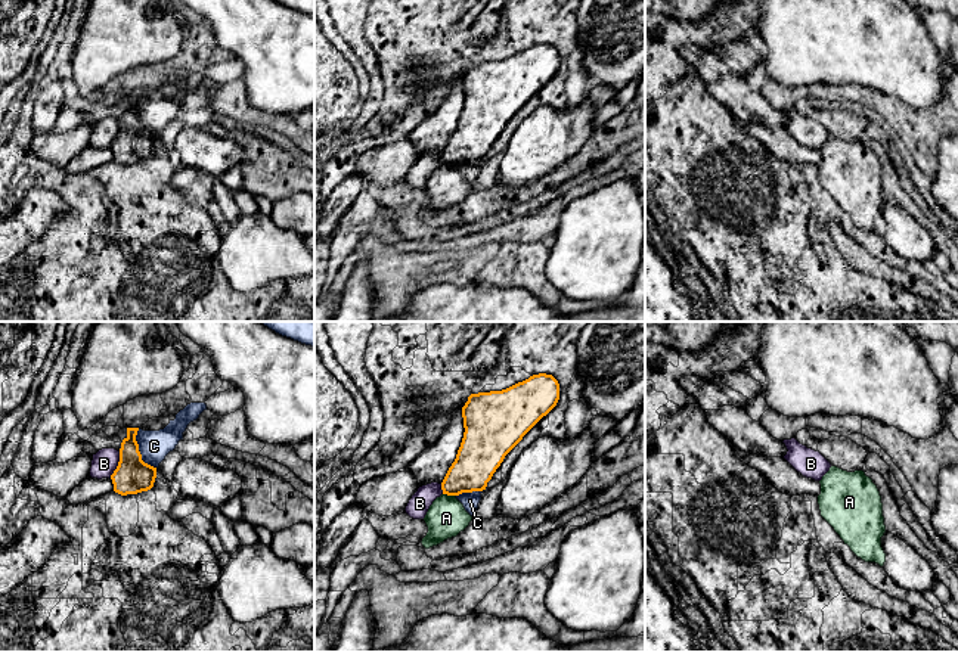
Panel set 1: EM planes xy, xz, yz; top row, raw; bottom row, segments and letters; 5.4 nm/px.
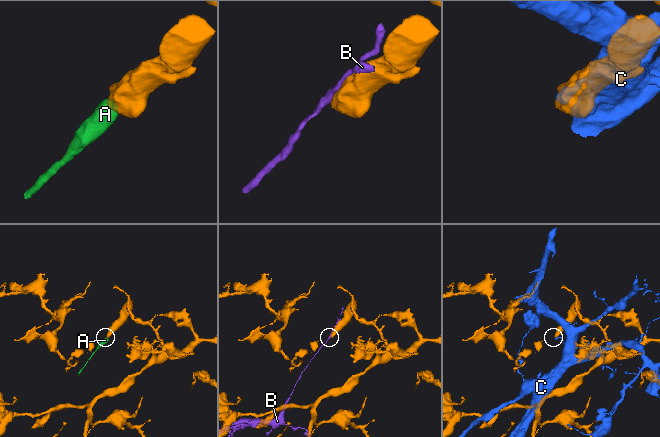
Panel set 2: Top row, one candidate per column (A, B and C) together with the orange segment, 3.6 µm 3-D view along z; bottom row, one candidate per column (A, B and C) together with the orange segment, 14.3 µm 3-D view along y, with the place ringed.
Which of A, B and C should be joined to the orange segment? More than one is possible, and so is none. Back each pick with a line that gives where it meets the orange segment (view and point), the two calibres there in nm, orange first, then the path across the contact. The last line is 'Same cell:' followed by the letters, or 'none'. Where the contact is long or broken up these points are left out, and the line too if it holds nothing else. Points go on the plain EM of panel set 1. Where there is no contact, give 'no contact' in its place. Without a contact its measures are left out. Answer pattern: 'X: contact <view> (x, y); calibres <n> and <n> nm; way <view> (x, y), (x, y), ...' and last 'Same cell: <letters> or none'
Same cell: none

